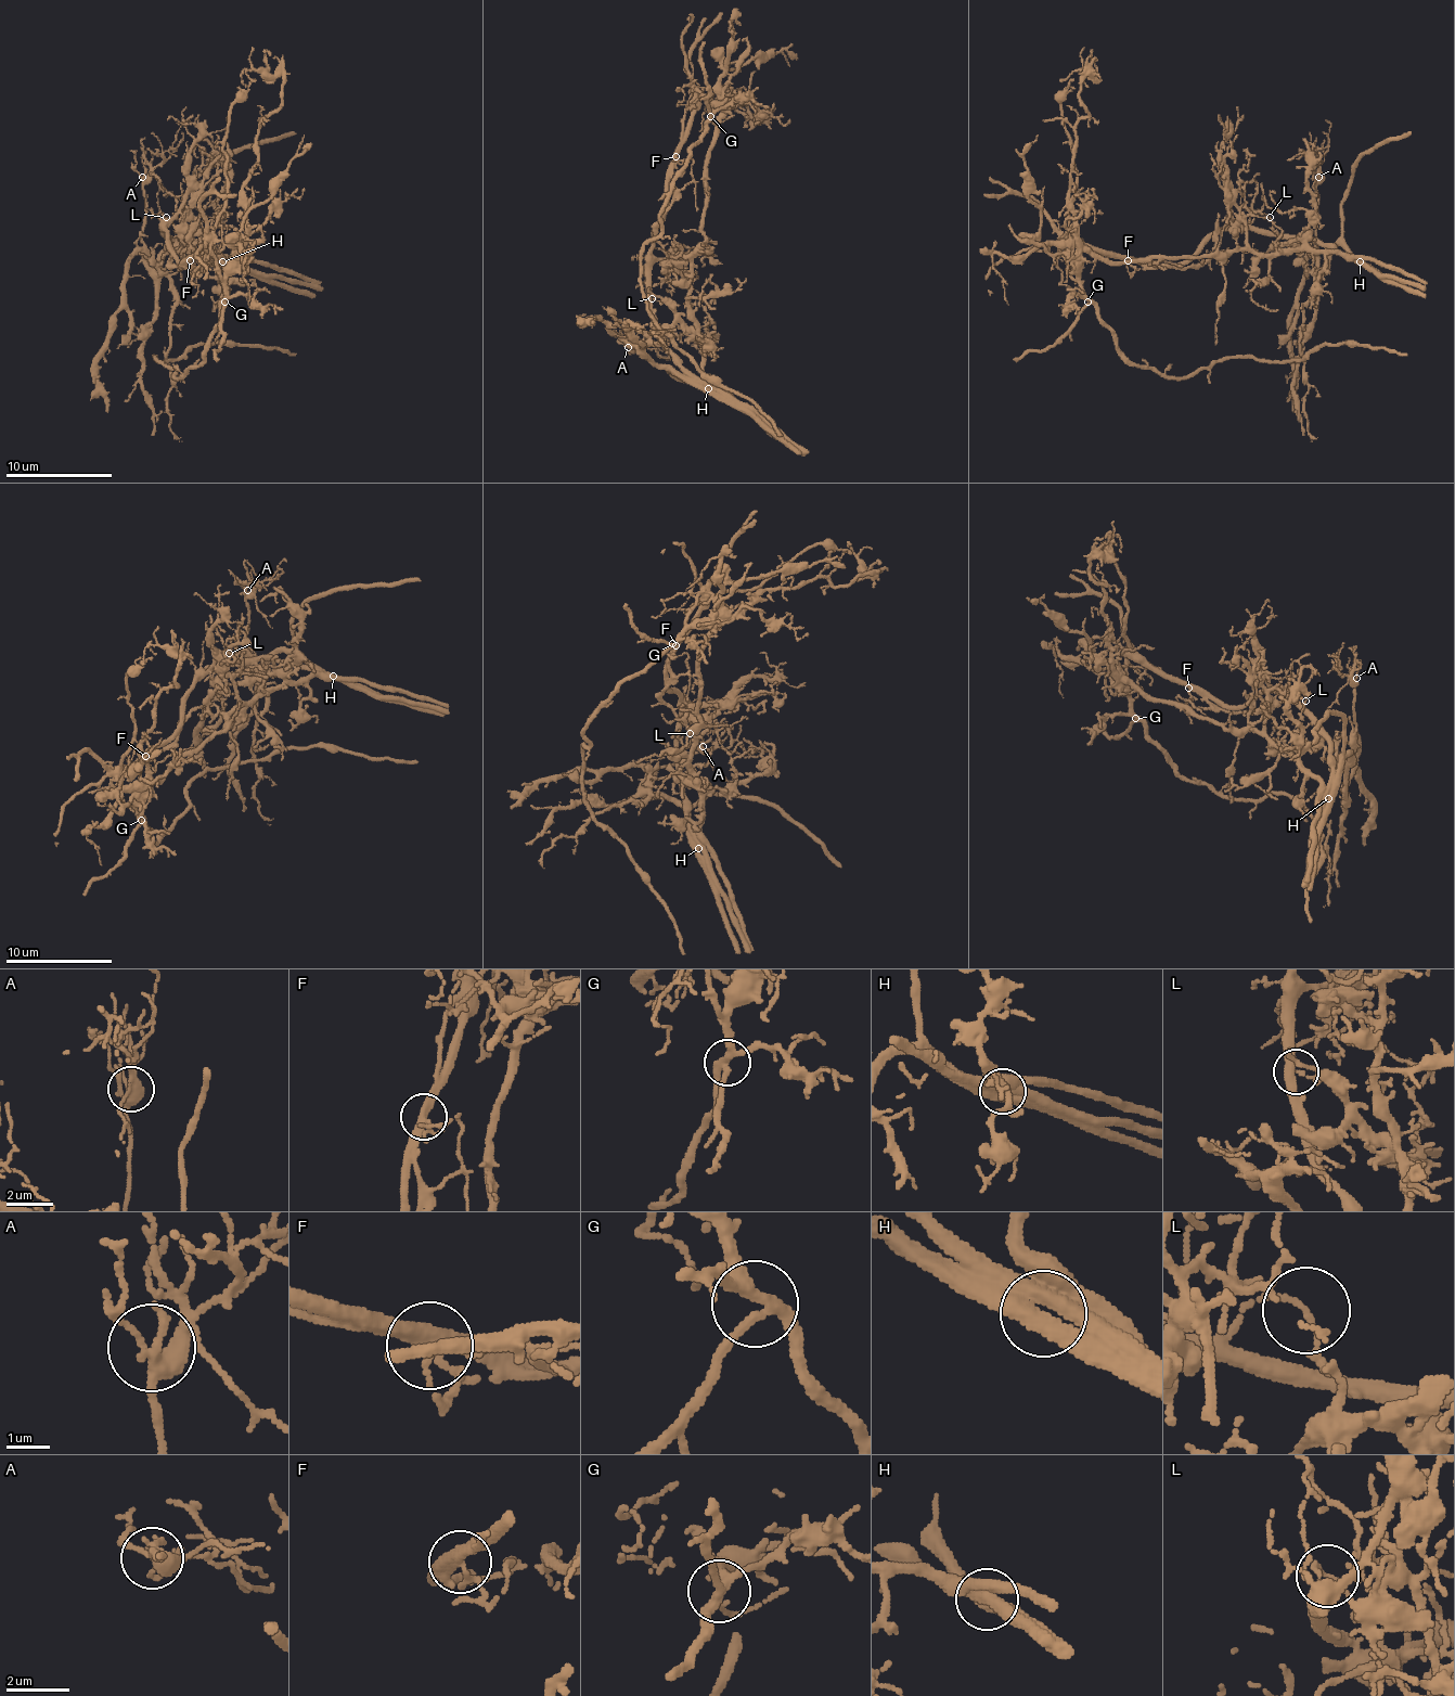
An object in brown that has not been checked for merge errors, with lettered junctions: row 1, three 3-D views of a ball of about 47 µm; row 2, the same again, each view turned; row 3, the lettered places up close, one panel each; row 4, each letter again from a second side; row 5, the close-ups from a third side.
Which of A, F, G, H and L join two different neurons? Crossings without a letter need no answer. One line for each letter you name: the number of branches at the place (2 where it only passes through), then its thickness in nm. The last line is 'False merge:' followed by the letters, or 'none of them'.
F: branches 4; calibre 320 nm
H: branches 2; calibre 600 nm
L: branches 2; calibre 100 nm
False merge: F, H, L

